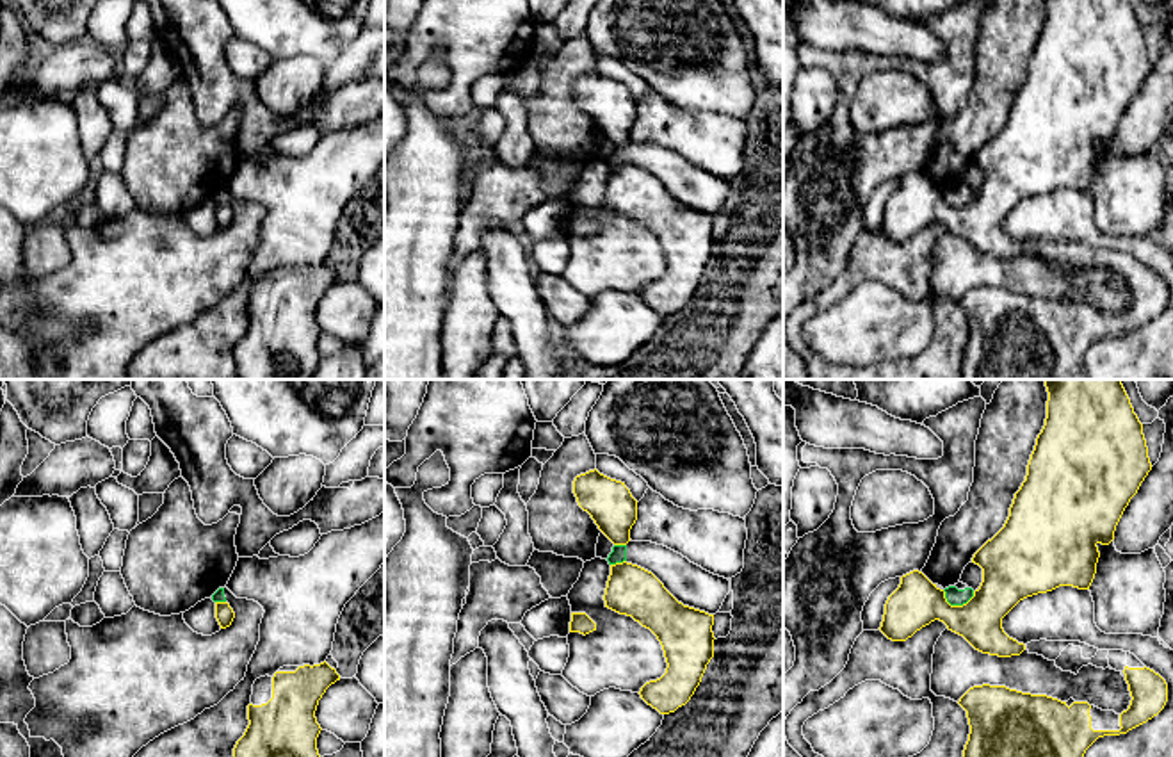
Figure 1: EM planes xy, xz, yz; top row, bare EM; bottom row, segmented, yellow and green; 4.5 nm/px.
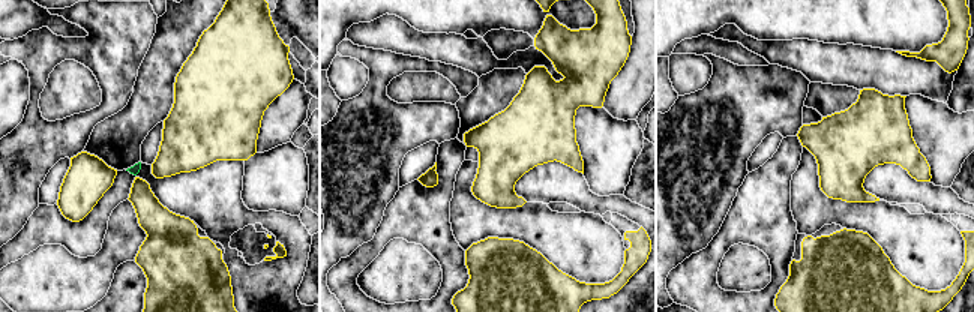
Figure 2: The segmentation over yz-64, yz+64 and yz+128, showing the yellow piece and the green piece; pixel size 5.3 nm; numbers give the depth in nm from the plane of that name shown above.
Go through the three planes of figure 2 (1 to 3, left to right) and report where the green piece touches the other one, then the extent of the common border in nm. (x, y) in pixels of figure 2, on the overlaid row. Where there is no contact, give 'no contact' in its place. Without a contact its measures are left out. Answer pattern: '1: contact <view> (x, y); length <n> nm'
1: no contact
2: no contact
3: no contact

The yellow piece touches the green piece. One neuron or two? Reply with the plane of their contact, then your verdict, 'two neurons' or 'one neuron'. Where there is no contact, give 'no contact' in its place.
yz | two neurons

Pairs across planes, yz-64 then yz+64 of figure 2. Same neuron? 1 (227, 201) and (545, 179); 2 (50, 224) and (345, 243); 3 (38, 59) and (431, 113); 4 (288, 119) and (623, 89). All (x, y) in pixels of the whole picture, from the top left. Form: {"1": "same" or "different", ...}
{"1": "same", "2": "different", "3": "same", "4": "same"}

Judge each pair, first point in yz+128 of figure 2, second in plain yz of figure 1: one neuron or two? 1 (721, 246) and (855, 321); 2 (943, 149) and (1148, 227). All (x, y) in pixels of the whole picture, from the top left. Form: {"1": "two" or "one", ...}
{"1": "two", "2": "one"}

